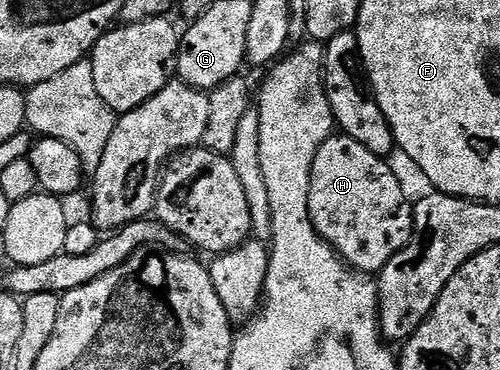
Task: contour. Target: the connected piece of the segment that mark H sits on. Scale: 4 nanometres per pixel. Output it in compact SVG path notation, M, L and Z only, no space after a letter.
M334 133L319 145L311 165L307 197L309 219L318 235L357 273L380 273L391 256L399 253L413 235L413 203L405 196L400 177L385 163L388 162L382 156L371 153L371 149L359 145L359 141L343 133Z

